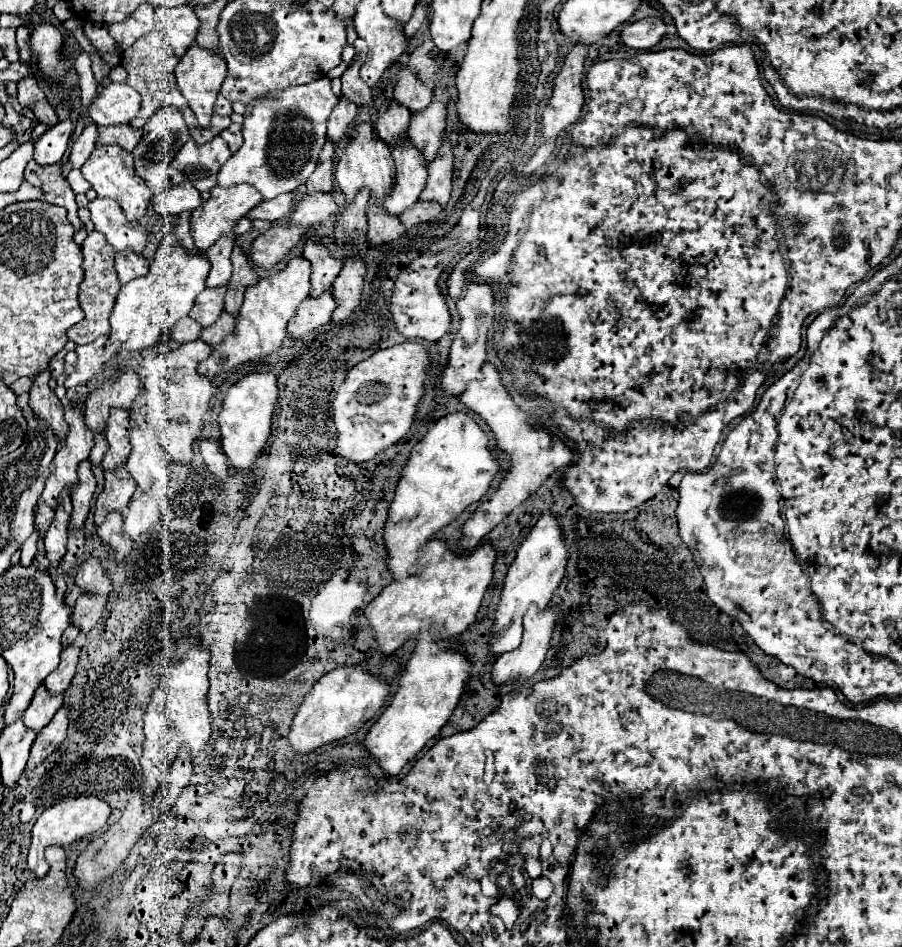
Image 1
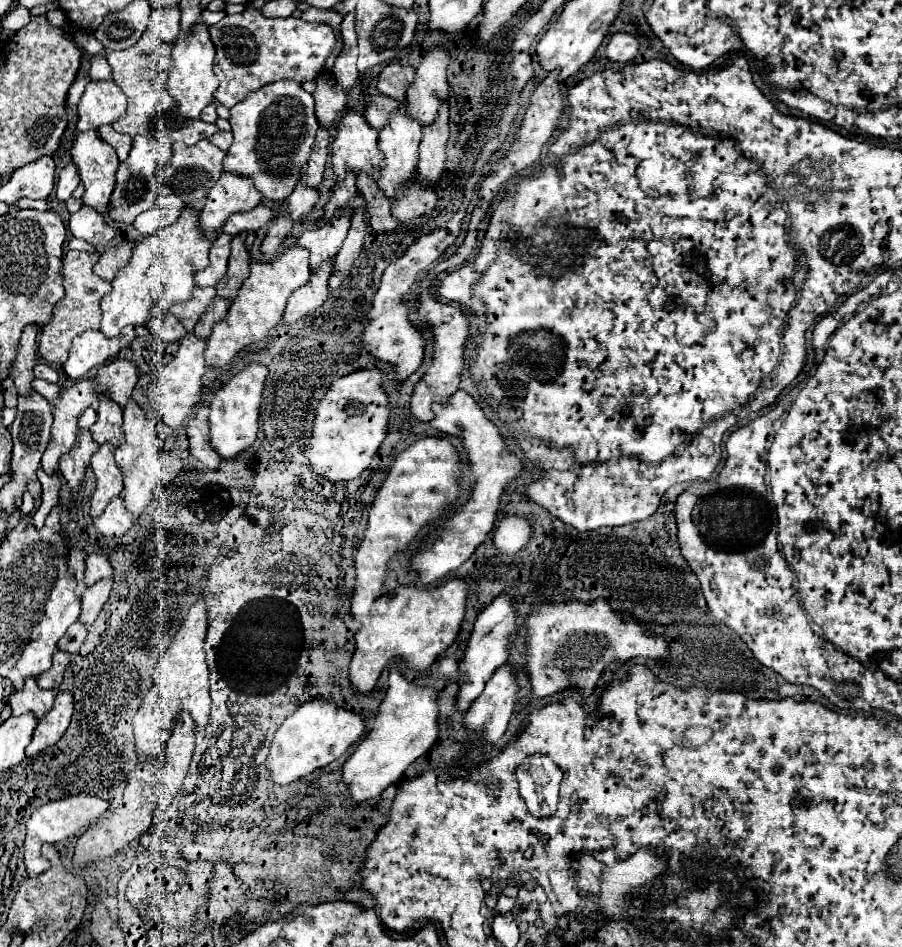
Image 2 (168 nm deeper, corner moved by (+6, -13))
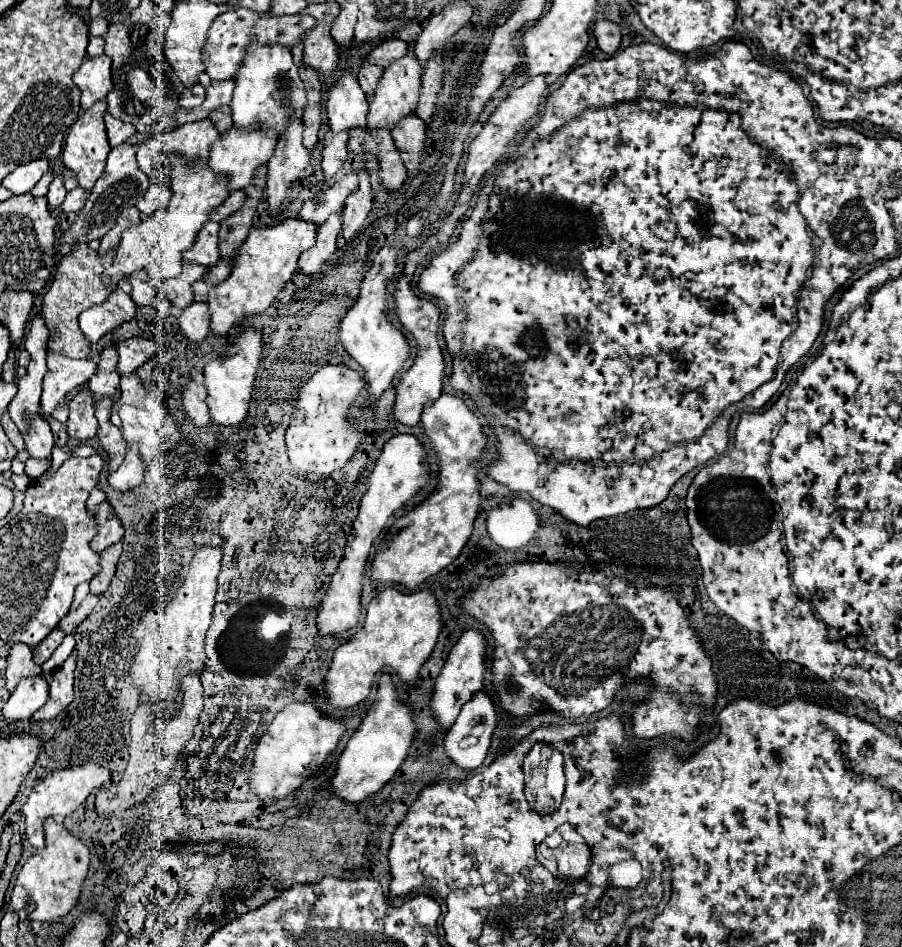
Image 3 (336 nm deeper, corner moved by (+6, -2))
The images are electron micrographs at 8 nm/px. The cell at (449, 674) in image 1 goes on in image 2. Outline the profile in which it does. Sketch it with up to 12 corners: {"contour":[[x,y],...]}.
{"contour":[[392,667],[368,737],[342,767],[380,795],[438,739],[438,691]]}

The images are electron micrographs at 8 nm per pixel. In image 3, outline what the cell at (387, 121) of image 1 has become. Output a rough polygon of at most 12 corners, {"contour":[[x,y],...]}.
{"contour":[[366,64],[360,66],[358,82],[366,96],[378,86],[382,68]]}

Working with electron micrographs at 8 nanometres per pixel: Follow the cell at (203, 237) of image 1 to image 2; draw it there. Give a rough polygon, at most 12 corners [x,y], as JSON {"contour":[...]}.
{"contour":[[222,173],[200,211],[206,239],[222,233],[224,221],[260,205],[246,177]]}

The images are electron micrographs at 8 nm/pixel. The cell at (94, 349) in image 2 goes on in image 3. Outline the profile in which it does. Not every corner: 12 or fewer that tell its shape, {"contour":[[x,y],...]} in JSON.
{"contour":[[116,290],[104,304],[80,314],[80,328],[94,344],[132,320],[136,304]]}

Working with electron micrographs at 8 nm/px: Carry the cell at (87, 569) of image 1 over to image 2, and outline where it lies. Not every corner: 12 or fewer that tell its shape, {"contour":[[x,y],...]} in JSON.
{"contour":[[104,555],[86,559],[84,585],[110,579],[112,567]]}

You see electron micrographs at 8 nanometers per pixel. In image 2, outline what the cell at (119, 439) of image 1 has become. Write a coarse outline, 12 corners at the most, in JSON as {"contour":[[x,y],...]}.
{"contour":[[98,397],[96,443],[124,445],[122,409],[108,397]]}

